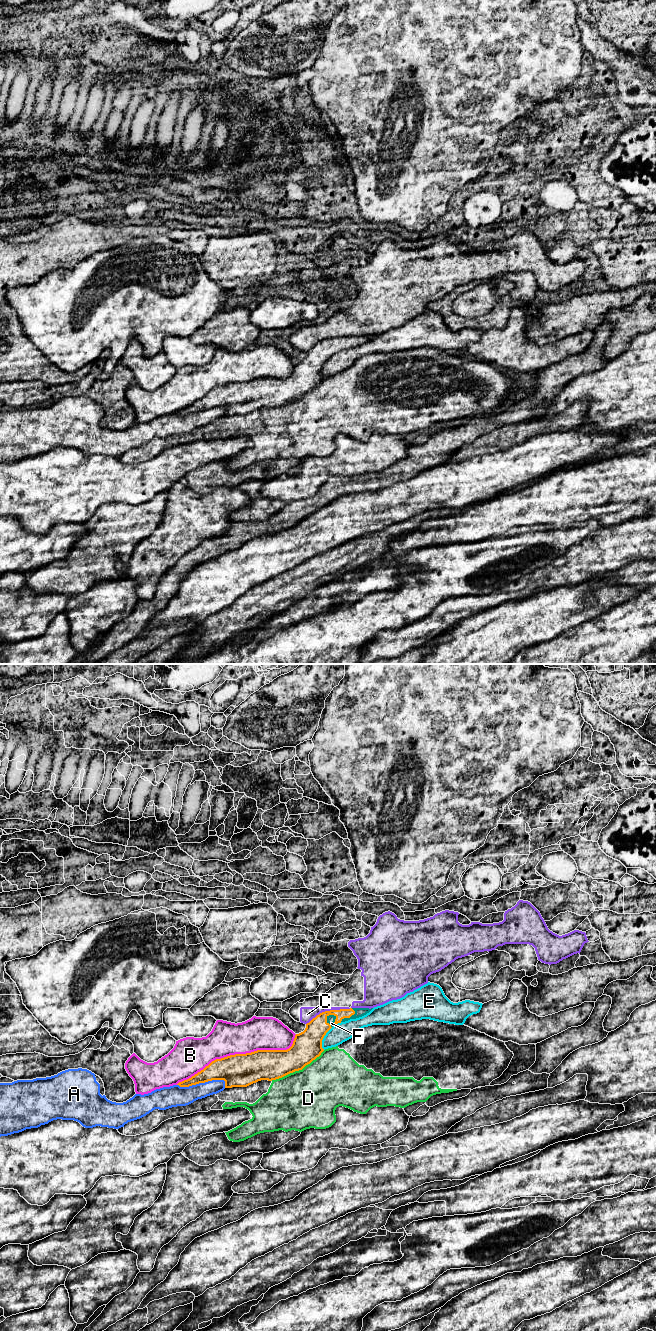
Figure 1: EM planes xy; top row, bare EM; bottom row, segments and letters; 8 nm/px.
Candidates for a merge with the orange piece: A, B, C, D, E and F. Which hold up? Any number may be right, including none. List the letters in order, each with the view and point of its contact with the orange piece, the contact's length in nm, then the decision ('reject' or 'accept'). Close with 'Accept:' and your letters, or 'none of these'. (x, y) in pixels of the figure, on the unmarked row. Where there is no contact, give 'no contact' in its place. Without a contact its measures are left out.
A: contact xy (201, 410); length 400 nm; reject
B: contact xy (239, 382); length 1050 nm; reject
C: contact xy (328, 339); length 400 nm; reject
D: contact xy (297, 398); length 500 nm; reject
E: contact xy (323, 365); length 200 nm; reject
F: contact xy (326, 349); length 110 nm; accept
Accept: F

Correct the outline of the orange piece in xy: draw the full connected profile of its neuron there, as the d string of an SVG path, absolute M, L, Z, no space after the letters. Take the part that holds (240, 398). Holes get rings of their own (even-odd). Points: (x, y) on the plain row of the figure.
M350 336L322 340L306 352L303 360L295 363L289 377L257 378L216 387L177 413L189 415L212 408L224 408L225 416L232 416L247 415L261 408L282 406L302 398L321 383L324 379L322 368L334 353L362 345L372 337Z

